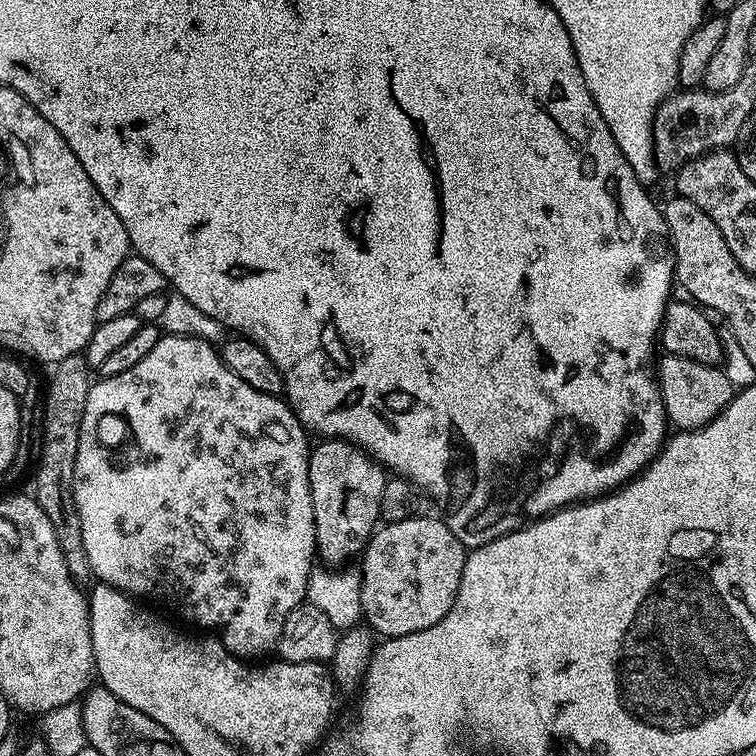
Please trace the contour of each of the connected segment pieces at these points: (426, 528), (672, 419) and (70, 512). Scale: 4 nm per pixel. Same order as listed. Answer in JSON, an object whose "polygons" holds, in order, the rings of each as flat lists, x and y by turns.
{"polygons":[[[429,514,406,518,393,524,385,523,373,531,368,547,362,553,364,565,359,565,358,568,360,610,367,627,381,637,405,636,426,630,442,622,442,618,446,618,446,614,456,605,466,559,466,545,448,529,443,519,435,520,434,517,435,515]],[[664,354,661,357,660,365,658,365,658,360,654,368,654,379,660,385,660,400,664,404,664,413,668,415,669,425,673,429,691,430,706,426,732,401,734,387,732,388,731,378,723,372,723,367,694,362,690,358,682,358,681,356]],[[77,354,60,361,55,365,52,381,48,384,48,401,43,401,44,406,44,445,40,448,40,465,36,468,36,492,34,499,42,506,46,518,50,518,50,526,54,526,54,534,58,538,58,546,66,558,68,573,73,580,84,582,89,579,90,562,86,558,86,546,82,540,82,518,78,518,78,506,74,502,74,462,78,458,78,434,82,426,82,414,86,406,86,398,90,387,90,369,87,359]]]}

